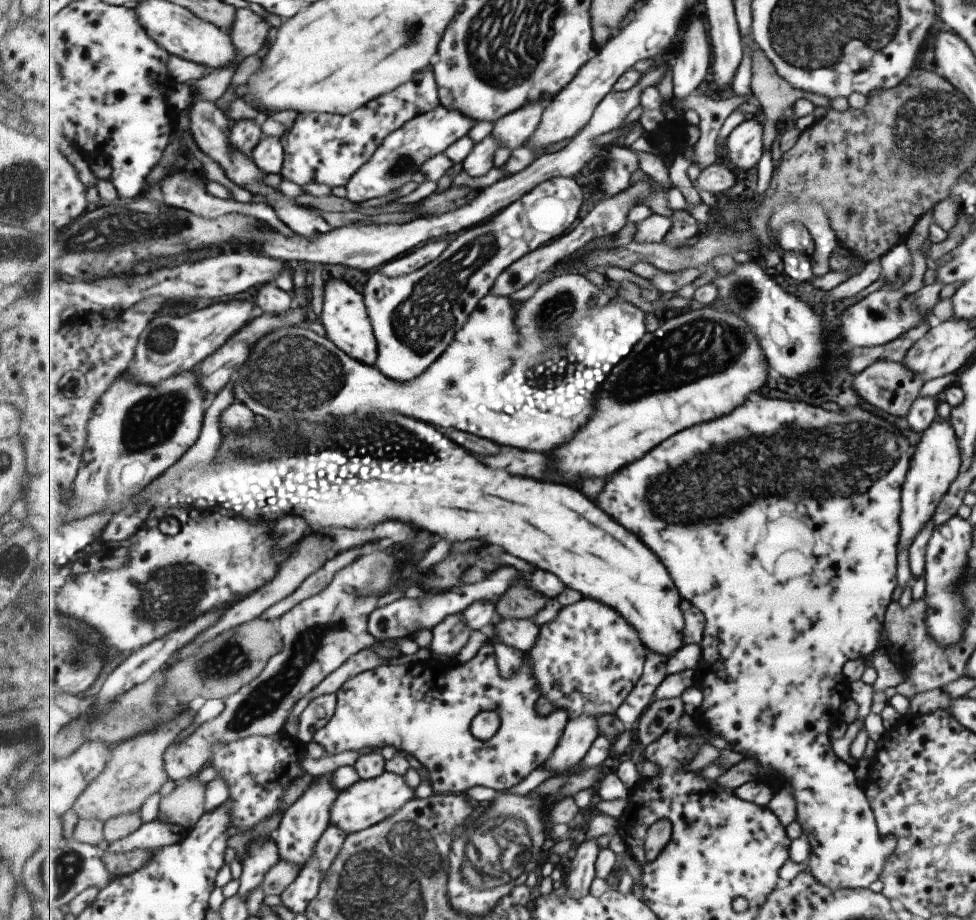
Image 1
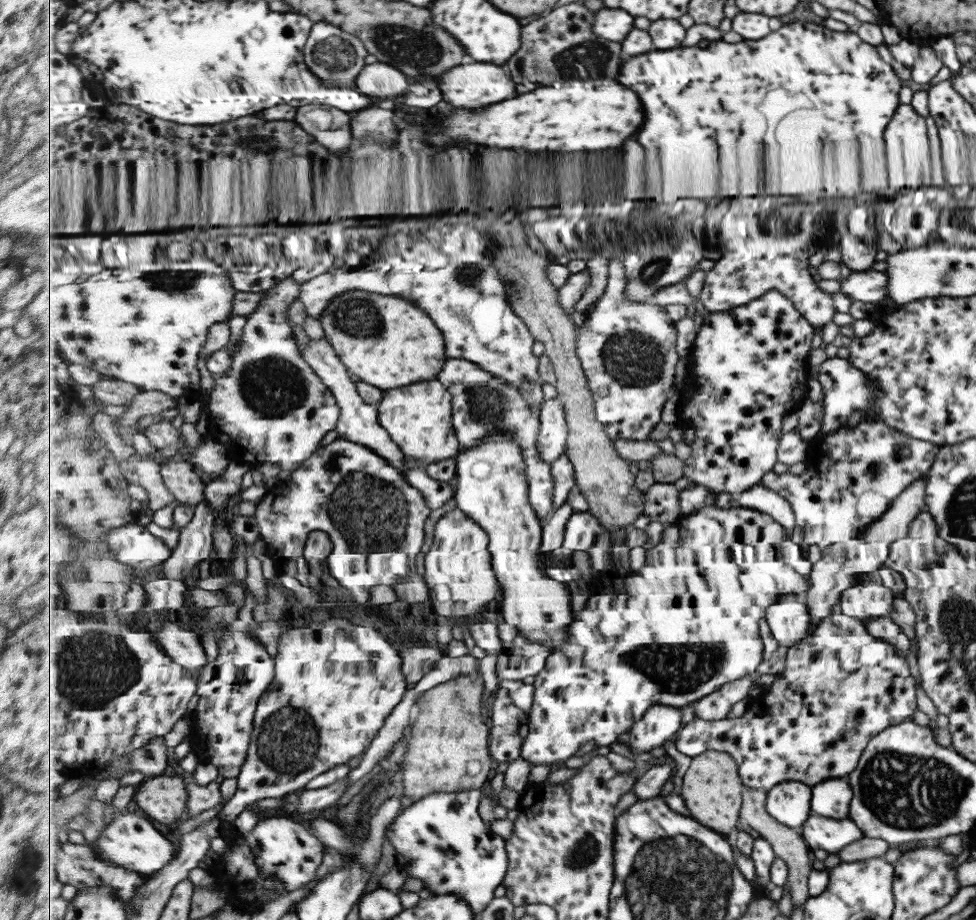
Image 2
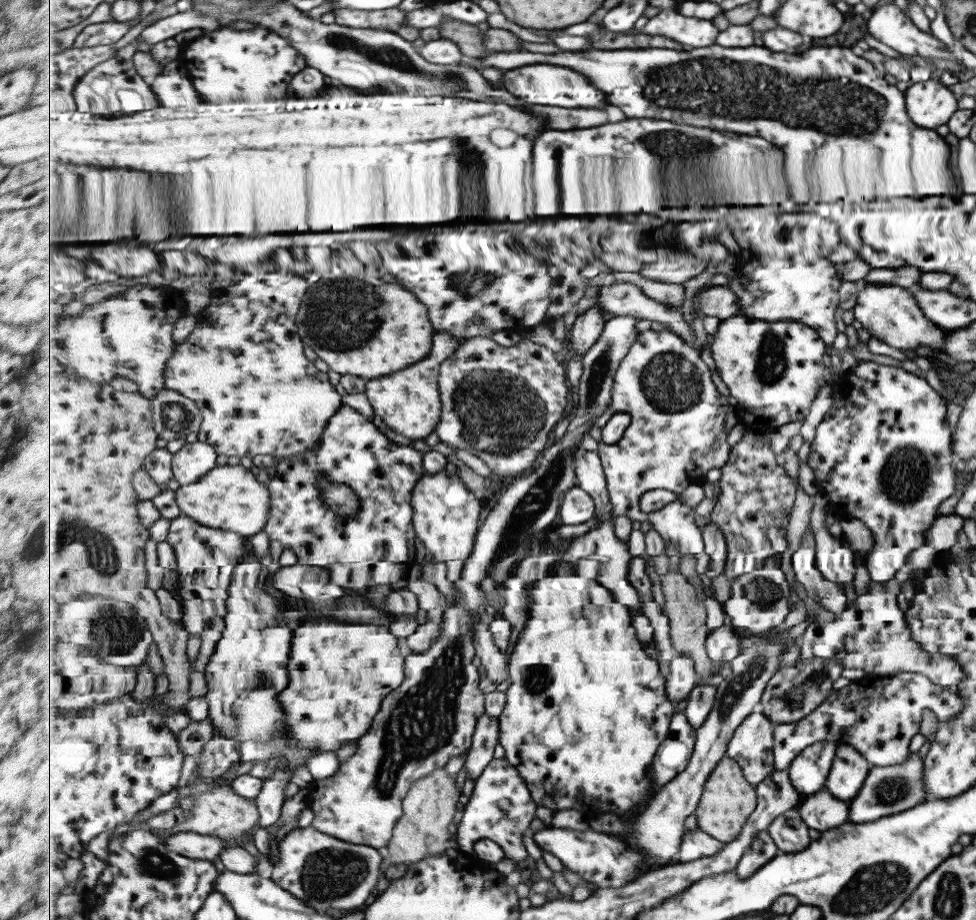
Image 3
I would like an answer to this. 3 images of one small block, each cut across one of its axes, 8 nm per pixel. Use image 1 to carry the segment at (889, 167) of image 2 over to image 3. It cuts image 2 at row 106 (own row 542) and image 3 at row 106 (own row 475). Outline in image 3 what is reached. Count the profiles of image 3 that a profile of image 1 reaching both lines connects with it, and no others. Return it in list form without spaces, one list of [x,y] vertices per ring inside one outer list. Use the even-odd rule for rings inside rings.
[[[930,78],[908,84],[903,94],[907,117],[919,127],[934,129],[946,124],[951,114],[957,110],[957,98],[939,80]]]

